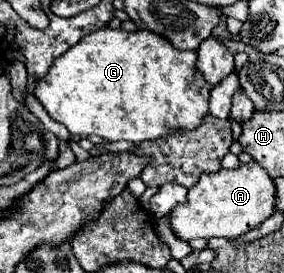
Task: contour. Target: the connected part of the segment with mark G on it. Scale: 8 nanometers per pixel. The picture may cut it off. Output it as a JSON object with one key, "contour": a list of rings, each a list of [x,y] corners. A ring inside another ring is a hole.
{"contour":[[[97,29],[95,33],[85,35],[77,45],[73,45],[65,55],[57,57],[49,69],[49,73],[45,77],[41,77],[35,85],[33,95],[39,99],[39,103],[43,105],[43,109],[49,113],[51,119],[63,123],[71,135],[75,137],[87,137],[87,135],[99,135],[101,139],[113,143],[113,141],[133,141],[133,143],[141,143],[147,139],[159,139],[161,135],[169,135],[169,131],[173,129],[197,129],[203,121],[203,117],[207,115],[207,103],[209,103],[209,83],[203,79],[203,75],[197,71],[195,67],[195,51],[175,51],[173,45],[169,45],[169,41],[165,41],[161,35],[153,35],[151,31],[123,31],[123,29]]]}

